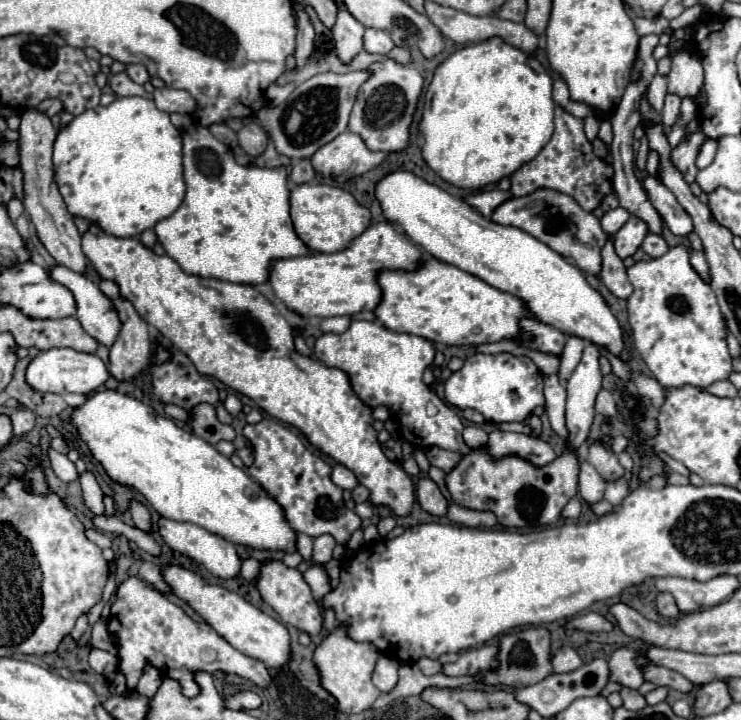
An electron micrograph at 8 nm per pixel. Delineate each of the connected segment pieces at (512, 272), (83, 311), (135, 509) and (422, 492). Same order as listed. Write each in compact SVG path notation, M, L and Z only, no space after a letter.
M395 171L377 183L377 199L385 217L399 223L411 241L421 245L435 259L467 271L491 287L523 301L525 309L539 321L609 349L629 359L619 321L613 317L601 293L585 279L583 271L563 255L517 227L505 227L477 215L465 201L455 199L437 185L415 177L409 171Z
M65 265L53 267L49 271L49 277L65 285L73 293L77 303L75 317L79 319L83 329L99 343L111 347L117 339L121 321L117 317L117 311L113 311L113 303L101 293L101 289L85 275L77 275Z
M137 501L131 503L131 515L133 515L133 523L135 527L143 529L143 531L149 531L151 529L151 515L149 515L149 509Z
M421 477L419 479L419 483L417 483L417 501L431 515L437 515L437 517L447 515L449 503L443 497L443 493L439 491L437 483L431 481L429 477Z

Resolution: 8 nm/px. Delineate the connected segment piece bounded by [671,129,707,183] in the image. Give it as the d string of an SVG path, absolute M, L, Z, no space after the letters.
M701 129L689 133L683 137L683 141L671 151L671 159L675 163L675 167L685 175L687 183L693 183L695 181L695 175L697 175L697 165L695 165L695 159L699 155L699 149L701 145L707 141L707 137L703 135Z

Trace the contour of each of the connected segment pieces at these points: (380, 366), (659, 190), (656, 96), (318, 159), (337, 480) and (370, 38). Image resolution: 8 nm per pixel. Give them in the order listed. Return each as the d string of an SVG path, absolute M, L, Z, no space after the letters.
M353 321L341 337L323 333L313 347L313 357L329 367L349 371L359 399L369 403L369 407L387 407L391 415L397 417L401 435L409 445L419 449L441 447L461 455L471 451L463 443L461 417L423 383L423 373L435 357L435 345L431 341L417 335L387 331L375 321Z
M647 175L643 179L643 187L649 193L649 199L653 203L653 207L659 211L659 215L663 217L663 221L667 223L667 227L675 233L675 235L687 235L693 231L693 221L689 219L689 215L685 213L685 209L677 203L675 195L655 177Z
M657 73L649 85L649 91L647 91L647 99L653 105L653 109L657 109L657 111L663 109L665 95L667 95L667 77Z
M345 131L323 145L311 157L311 163L323 177L333 177L339 183L345 183L351 177L359 177L375 169L387 159L387 155L389 153L383 151L371 151L357 133Z
M335 465L335 467L333 467L331 481L333 481L337 487L341 487L341 489L349 489L349 491L357 487L357 477L355 477L355 473L349 471L349 469L343 467L343 465Z
M365 29L365 51L387 55L393 47L395 47L395 43L391 41L391 37L385 31L381 31L381 29Z

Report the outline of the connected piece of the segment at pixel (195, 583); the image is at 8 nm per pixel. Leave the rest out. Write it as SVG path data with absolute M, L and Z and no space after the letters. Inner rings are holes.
M163 565L161 575L165 583L171 587L171 593L185 601L195 613L199 613L225 641L229 641L237 651L263 661L267 667L281 667L289 661L289 633L285 625L265 615L261 609L253 607L241 595L205 581L201 575L181 567L181 565Z

